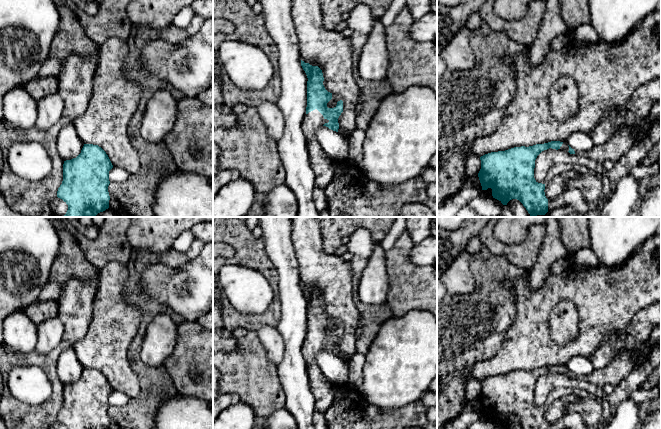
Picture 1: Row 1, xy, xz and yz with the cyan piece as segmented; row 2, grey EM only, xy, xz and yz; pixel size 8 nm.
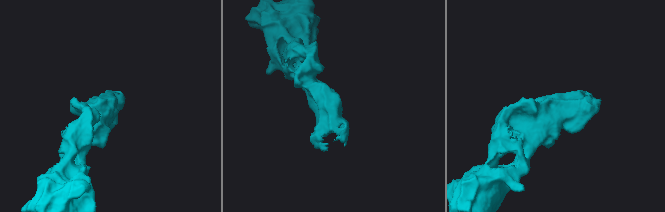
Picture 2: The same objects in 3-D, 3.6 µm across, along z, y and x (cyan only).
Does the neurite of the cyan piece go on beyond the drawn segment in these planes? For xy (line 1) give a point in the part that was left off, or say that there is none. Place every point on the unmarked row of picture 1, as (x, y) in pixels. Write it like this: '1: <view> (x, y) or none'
1: none

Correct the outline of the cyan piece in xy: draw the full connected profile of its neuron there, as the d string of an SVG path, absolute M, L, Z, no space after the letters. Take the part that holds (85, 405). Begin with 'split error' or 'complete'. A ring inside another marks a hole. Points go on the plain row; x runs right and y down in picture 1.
complete; M84 368L76 382L64 385L63 405L58 412L57 421L67 429L109 429L109 395L112 392L108 379L101 371Z

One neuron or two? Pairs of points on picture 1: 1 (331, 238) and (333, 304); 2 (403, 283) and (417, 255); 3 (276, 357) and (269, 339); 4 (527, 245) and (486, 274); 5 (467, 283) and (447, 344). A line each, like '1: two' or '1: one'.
1: two
2: two
3: one
4: two
5: two

